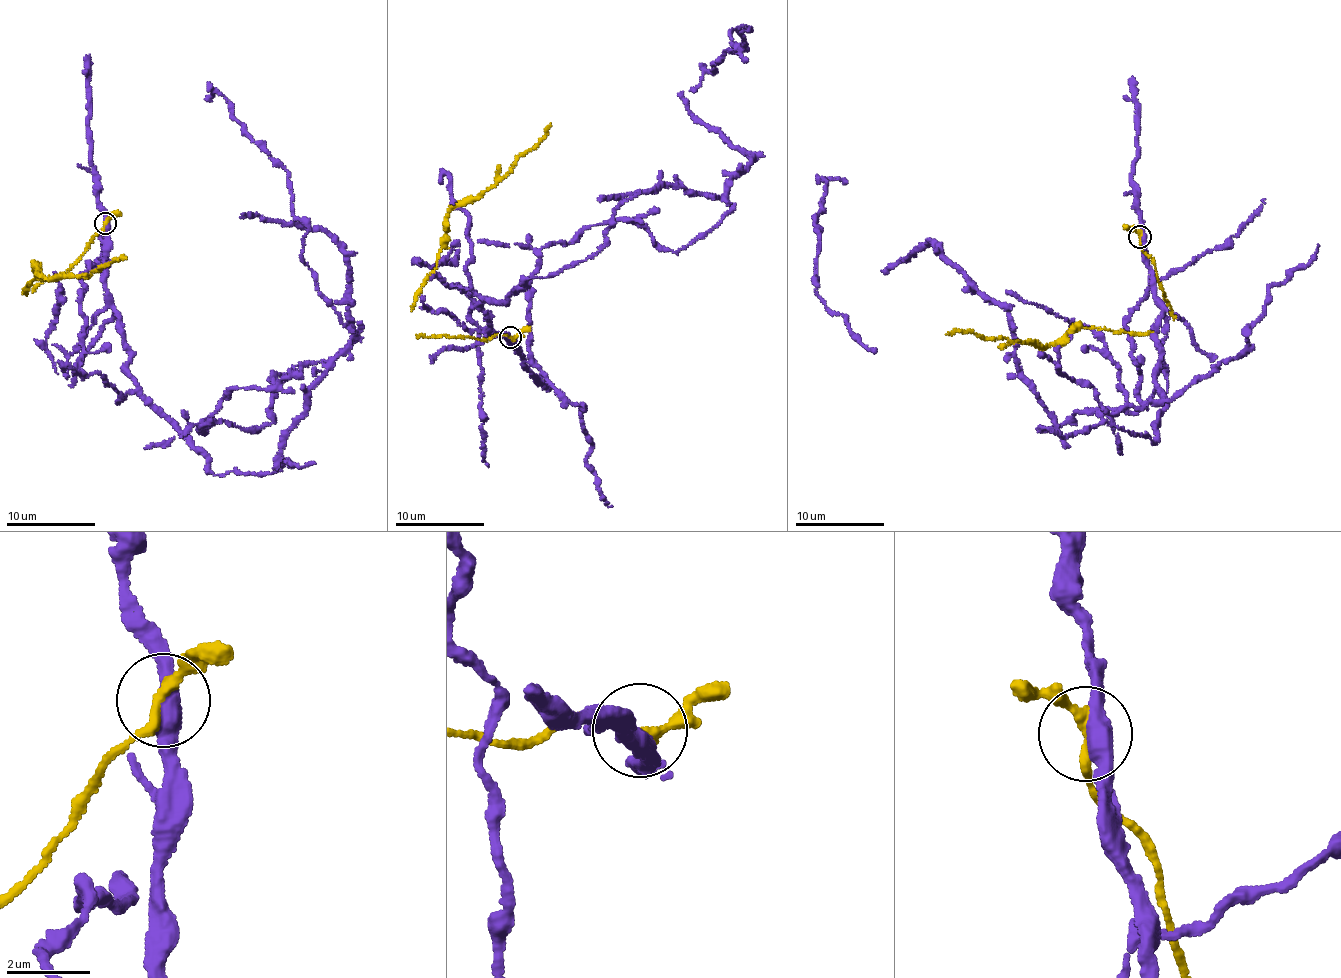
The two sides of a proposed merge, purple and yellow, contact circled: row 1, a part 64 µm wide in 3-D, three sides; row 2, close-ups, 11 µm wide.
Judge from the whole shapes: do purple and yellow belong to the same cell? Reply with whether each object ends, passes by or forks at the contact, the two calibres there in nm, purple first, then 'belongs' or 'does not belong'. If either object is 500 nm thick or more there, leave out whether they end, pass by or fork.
purple passes by | yellow passes by | 440/240 nm | does not belong

